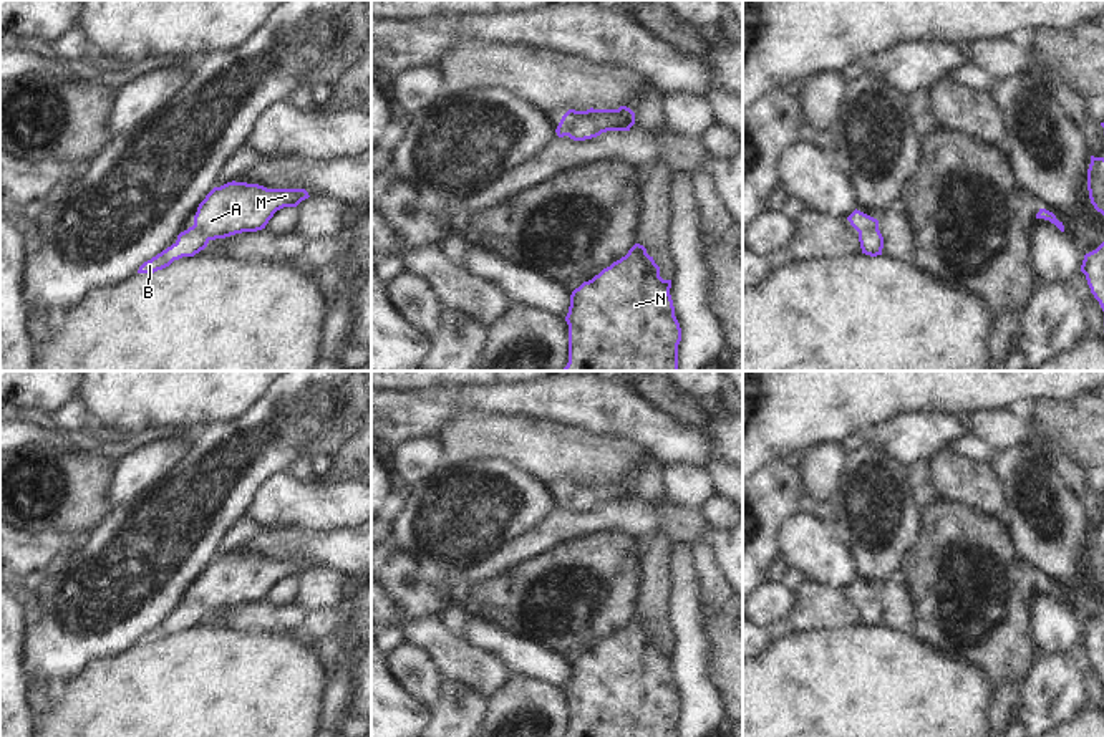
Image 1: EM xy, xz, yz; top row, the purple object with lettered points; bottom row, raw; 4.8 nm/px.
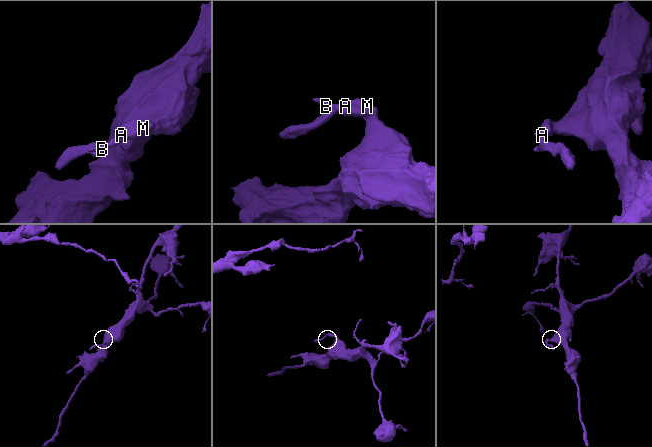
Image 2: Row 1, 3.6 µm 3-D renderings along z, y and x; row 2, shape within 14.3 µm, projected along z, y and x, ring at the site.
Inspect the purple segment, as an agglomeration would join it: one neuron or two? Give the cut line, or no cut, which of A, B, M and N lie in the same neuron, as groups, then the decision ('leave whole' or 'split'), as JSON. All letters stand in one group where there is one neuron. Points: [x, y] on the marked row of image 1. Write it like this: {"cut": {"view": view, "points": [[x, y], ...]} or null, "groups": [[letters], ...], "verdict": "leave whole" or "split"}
{"cut": null, "groups": [["A", "B", "M", "N"]], "verdict": "leave whole"}

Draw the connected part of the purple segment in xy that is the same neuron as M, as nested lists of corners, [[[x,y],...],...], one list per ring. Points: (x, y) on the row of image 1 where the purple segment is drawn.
[[[235,181],[214,187],[199,204],[194,225],[181,232],[171,247],[144,262],[138,273],[154,273],[174,260],[194,257],[211,240],[262,230],[277,210],[297,207],[308,197],[305,189],[267,189]]]

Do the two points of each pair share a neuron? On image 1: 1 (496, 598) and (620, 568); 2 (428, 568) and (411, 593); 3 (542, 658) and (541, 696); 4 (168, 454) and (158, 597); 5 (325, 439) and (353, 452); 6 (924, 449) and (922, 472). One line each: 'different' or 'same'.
1: same
2: different
3: different
4: different
5: different
6: different

